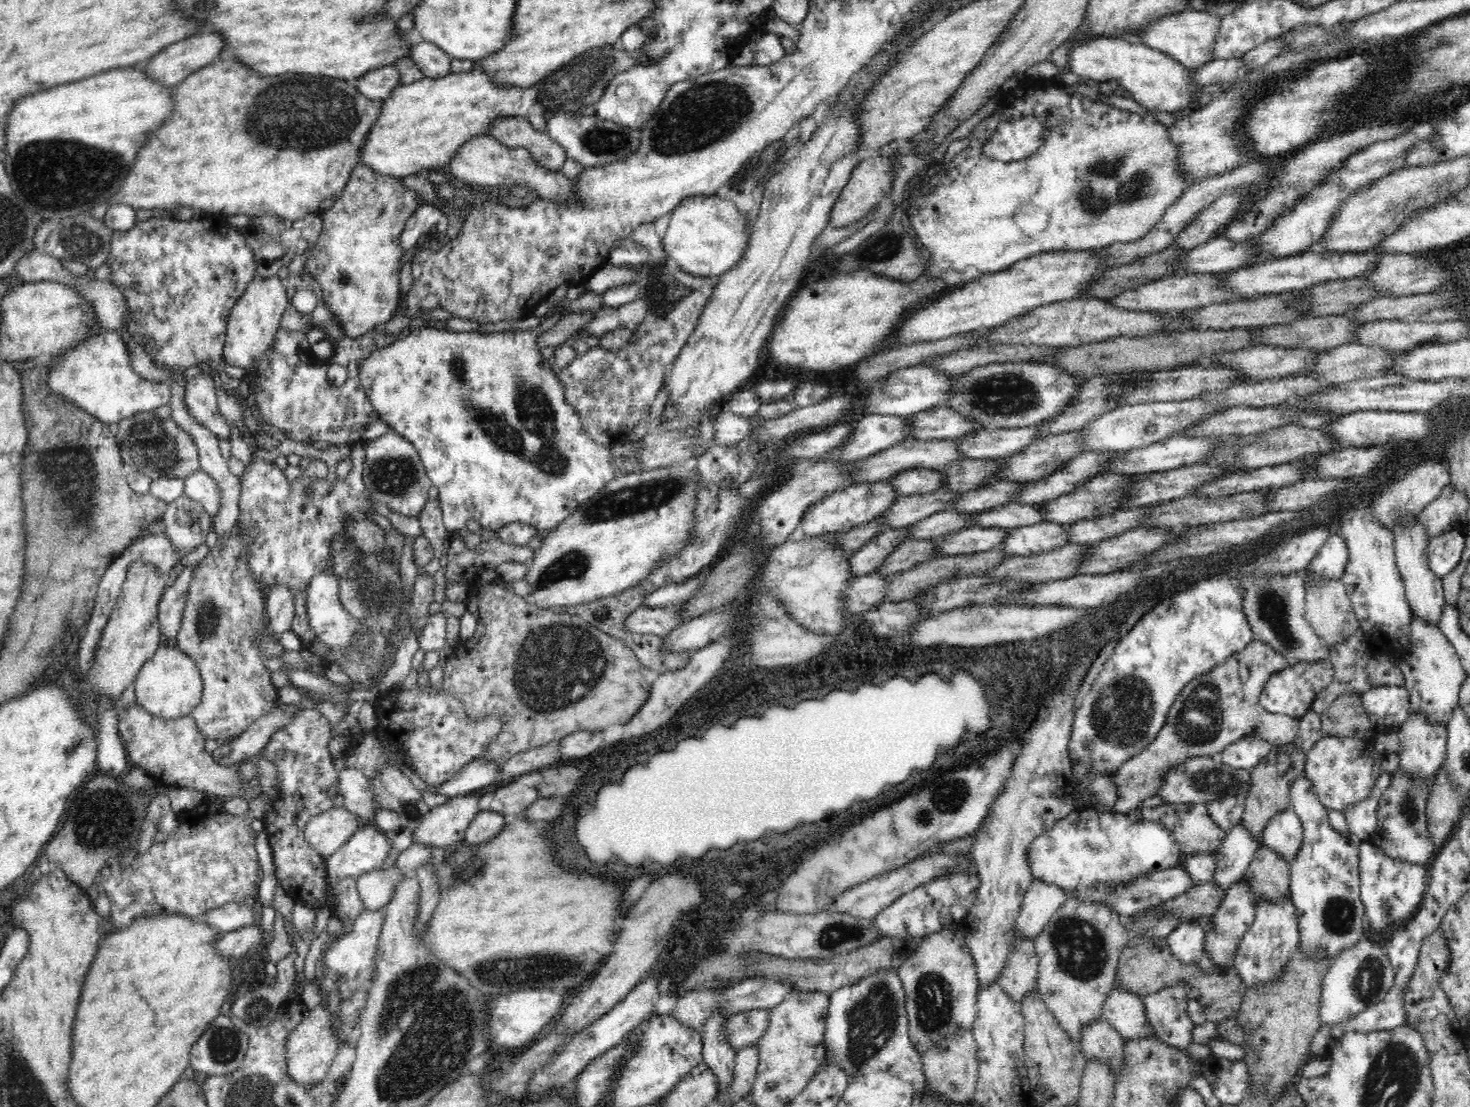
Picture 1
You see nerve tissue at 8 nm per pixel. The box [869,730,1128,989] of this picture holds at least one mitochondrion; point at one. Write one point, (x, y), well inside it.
(1080, 951)

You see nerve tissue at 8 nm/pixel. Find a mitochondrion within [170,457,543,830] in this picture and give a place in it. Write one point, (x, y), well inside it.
(369, 588)

